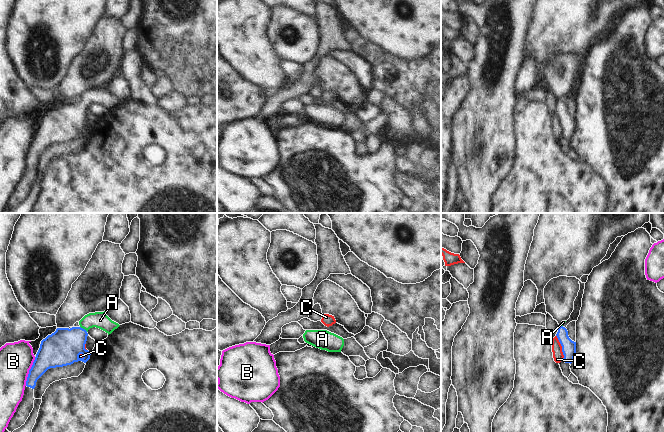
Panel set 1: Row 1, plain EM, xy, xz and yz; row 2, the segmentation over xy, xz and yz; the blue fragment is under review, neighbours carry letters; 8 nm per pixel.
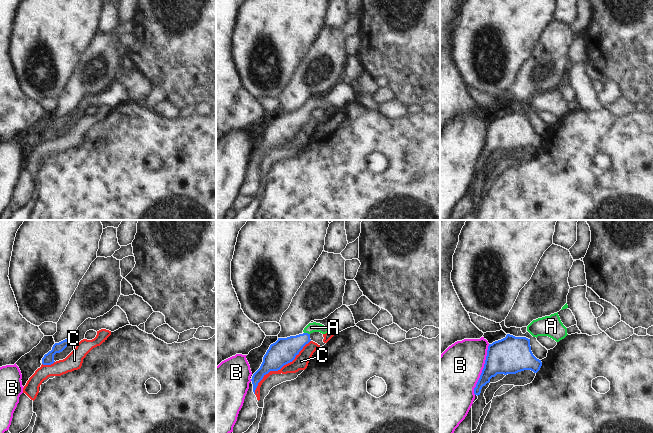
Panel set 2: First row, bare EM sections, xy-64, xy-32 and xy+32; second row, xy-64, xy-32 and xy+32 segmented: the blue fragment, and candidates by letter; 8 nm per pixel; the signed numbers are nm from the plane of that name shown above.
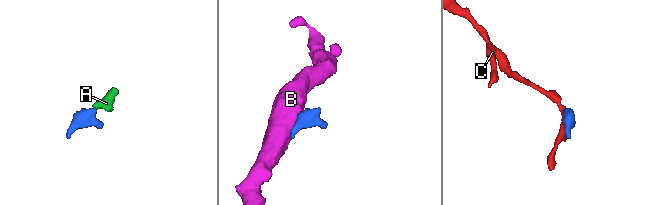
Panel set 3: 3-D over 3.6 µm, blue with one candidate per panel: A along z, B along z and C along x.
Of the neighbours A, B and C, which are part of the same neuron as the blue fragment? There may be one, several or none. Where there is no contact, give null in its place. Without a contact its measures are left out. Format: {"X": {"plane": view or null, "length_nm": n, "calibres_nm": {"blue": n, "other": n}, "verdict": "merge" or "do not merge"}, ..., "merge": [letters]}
{"A": {"plane": "xy", "length_nm": 80, "calibres_nm": {"blue": 280, "other": 130}, "verdict": "merge"}, "B": {"plane": "xy", "length_nm": 240, "calibres_nm": {"blue": 240, "other": 280}, "verdict": "do not merge"}, "C": {"plane": "yz", "length_nm": 200, "calibres_nm": {"blue": 110, "other": 90}, "verdict": "do not merge"}, "merge": ["A"]}

